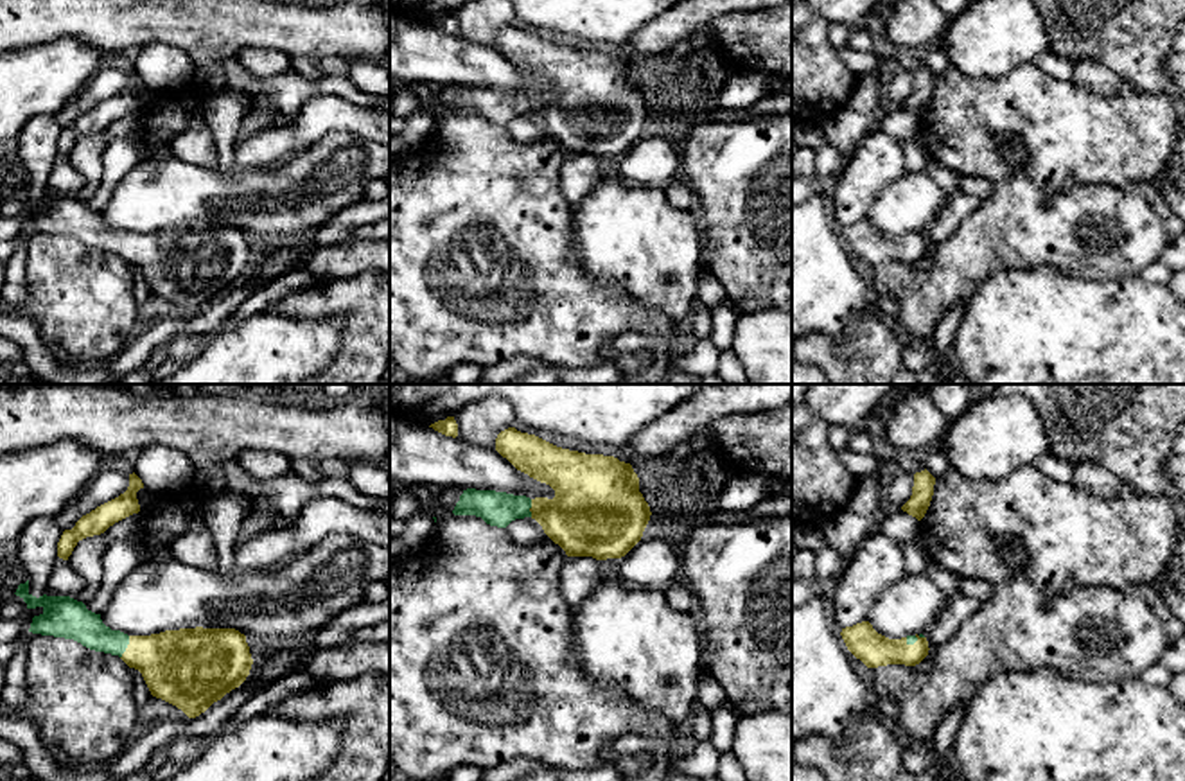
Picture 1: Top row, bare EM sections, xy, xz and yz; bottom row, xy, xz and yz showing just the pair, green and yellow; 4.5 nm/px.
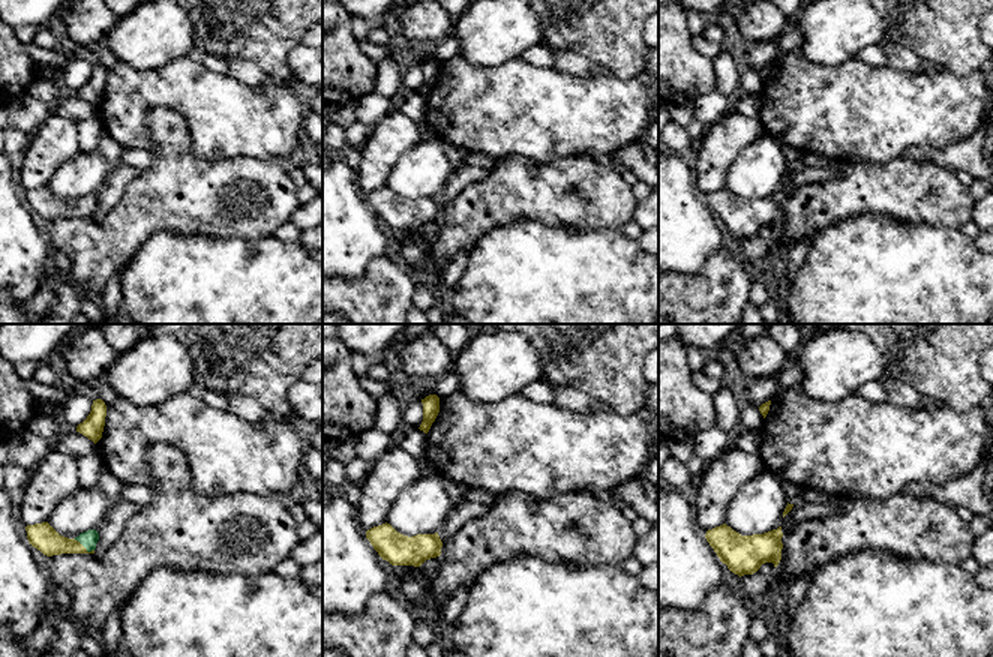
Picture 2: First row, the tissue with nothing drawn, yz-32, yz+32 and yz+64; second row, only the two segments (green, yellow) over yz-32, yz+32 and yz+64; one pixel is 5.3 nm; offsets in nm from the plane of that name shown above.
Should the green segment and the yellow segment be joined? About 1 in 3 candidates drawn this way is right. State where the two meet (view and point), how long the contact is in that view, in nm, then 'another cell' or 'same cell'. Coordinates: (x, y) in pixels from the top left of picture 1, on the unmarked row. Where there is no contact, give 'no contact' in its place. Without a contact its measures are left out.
xy (126, 245) | 110 nm | same cell

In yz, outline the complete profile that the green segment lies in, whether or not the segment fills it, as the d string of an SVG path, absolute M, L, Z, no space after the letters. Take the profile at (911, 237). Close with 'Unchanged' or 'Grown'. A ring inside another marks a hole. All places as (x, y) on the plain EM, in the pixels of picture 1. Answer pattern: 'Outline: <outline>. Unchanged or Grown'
Outline: M869 219L846 224L840 230L847 248L867 266L887 262L916 264L928 253L928 239L923 232L889 237L878 232Z. Grown

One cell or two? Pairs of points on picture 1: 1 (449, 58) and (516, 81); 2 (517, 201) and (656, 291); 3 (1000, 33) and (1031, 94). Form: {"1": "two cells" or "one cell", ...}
{"1": "one cell", "2": "two cells", "3": "two cells"}

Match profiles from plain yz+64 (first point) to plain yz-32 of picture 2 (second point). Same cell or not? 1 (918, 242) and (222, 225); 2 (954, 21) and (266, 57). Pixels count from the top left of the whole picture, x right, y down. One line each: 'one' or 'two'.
1: two
2: one

